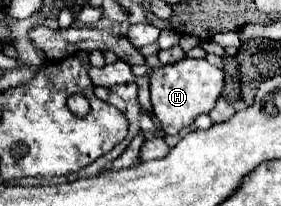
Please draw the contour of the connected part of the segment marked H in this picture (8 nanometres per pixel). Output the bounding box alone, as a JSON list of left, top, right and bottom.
[150,58,224,134]

